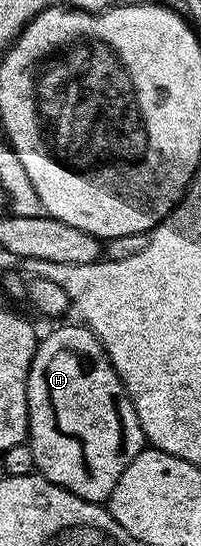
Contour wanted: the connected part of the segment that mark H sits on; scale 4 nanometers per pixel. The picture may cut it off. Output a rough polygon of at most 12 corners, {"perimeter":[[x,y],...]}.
{"perimeter":[[82,323],[38,341],[35,472],[91,504],[145,447]]}

